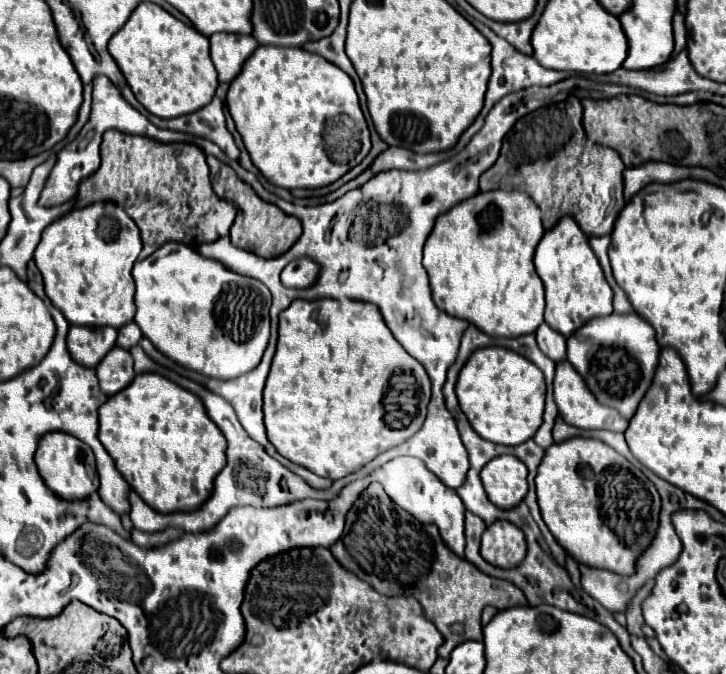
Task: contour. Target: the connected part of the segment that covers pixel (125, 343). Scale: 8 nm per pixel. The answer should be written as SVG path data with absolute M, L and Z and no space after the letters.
M129 322L125 328L119 328L117 346L119 346L119 348L125 348L125 350L131 350L141 338L143 338L143 334L141 334L141 330L137 328L137 324L135 324L135 322Z

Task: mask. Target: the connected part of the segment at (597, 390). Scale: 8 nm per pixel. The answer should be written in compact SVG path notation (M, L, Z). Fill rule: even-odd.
M635 312L609 314L605 318L591 320L585 328L581 328L581 332L567 338L567 360L581 374L599 404L615 408L625 420L633 418L639 402L653 384L659 354L661 346L655 340L653 326L649 326Z

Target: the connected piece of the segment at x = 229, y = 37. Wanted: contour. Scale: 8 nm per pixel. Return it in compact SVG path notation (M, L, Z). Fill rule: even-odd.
M217 34L209 38L211 42L211 60L219 74L219 82L233 82L233 78L241 72L247 58L259 46L253 36L237 36L237 34Z

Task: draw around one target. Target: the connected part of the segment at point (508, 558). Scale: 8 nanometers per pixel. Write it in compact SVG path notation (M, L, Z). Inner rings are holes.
M505 520L489 524L481 536L481 556L497 568L517 566L527 552L523 532Z

